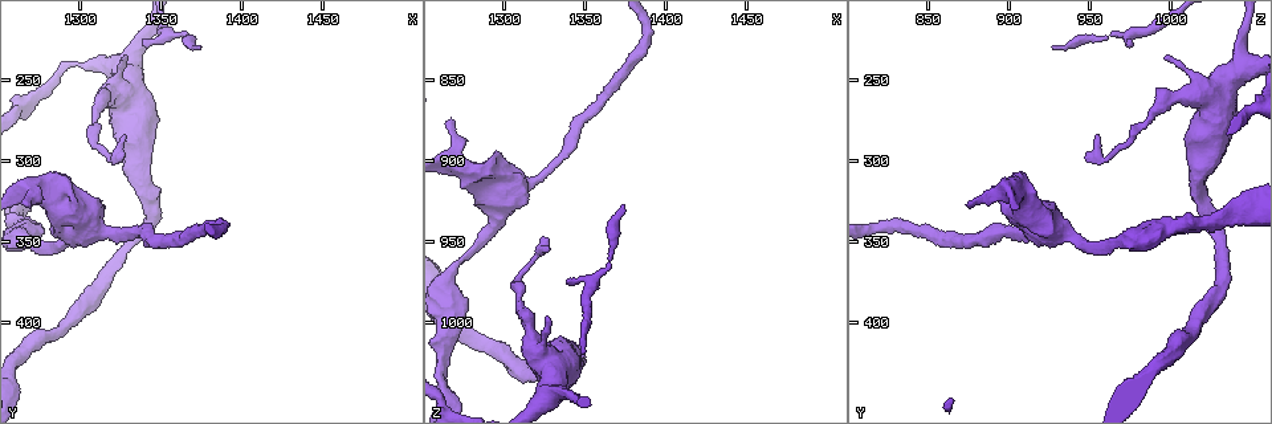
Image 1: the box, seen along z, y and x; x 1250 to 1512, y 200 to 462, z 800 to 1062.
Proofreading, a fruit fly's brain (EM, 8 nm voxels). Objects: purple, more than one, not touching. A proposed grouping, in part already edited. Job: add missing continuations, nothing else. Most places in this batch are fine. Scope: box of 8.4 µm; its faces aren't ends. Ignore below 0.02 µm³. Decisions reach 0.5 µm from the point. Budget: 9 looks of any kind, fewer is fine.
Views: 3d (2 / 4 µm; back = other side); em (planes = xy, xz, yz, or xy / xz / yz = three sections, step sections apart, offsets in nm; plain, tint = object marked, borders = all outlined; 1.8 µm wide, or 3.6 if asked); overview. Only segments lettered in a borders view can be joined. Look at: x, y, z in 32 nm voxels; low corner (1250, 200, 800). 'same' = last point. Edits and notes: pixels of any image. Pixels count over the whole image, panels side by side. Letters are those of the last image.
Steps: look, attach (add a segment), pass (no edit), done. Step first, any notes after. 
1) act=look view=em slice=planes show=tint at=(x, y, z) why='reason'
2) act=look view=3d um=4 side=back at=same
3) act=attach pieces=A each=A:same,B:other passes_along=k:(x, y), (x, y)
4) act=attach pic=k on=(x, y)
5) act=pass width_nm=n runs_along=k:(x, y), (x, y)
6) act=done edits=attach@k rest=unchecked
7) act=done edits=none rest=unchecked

act=look view=3d um=2 at=(1340, 228, 972) why='thin end'

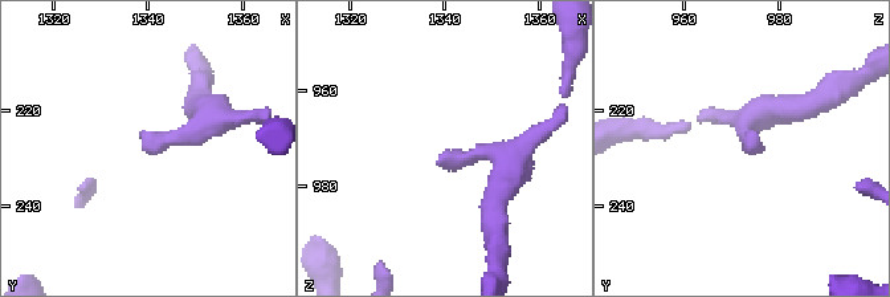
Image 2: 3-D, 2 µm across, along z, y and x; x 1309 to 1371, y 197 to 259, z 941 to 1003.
act=look view=em slice=planes show=borders at=(1339, 228, 973) why='now the EM'

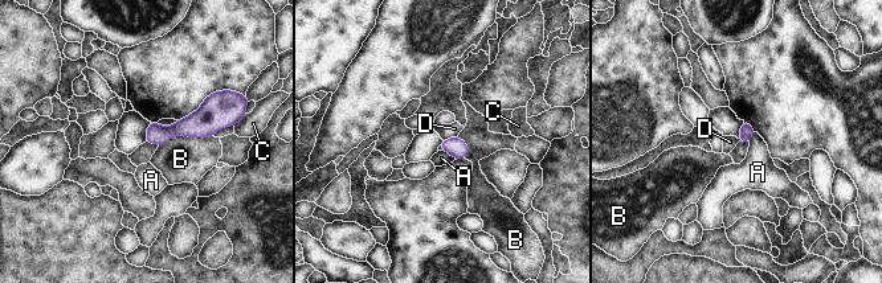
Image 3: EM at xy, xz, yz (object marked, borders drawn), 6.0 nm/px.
act=pass each=A:other,B:other,C:other,D:other runs_along=3:(223, 121), (205, 121), (148, 138) found='none of them fits'

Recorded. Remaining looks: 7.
act=look view=3d um=4 at=(1270, 324, 1042) why='an open end'

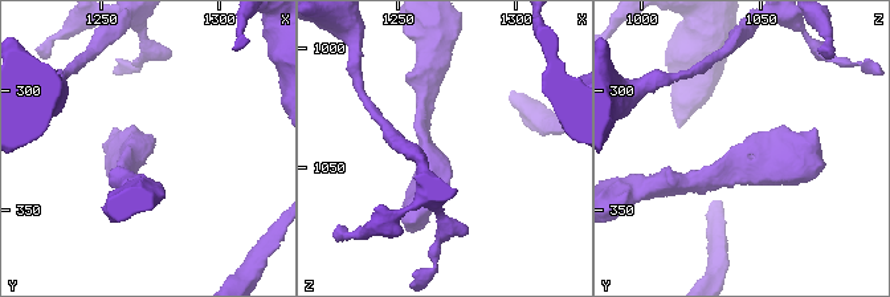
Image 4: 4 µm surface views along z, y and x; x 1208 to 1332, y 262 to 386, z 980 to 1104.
act=look view=em slice=planes show=borders at=(1270, 324, 1043)

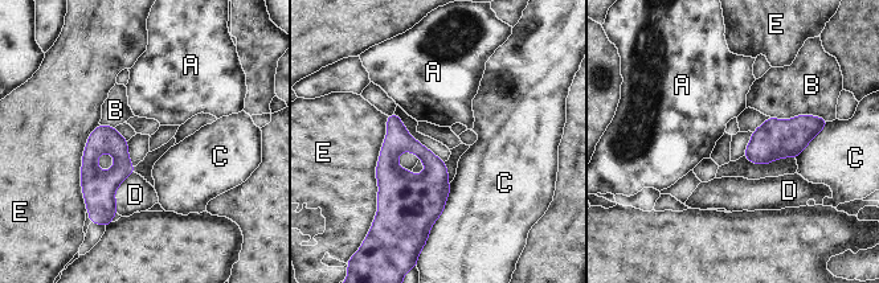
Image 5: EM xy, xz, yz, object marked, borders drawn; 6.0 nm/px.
act=pass longest_contact=E:600nm each=A:other,B:other,C:other,D:other,E:other found='no lettered segment goes on from it'

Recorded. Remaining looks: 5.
act=look view=em slice=xy step=16 show=borders at=(1328, 282, 954) why='tapers out'

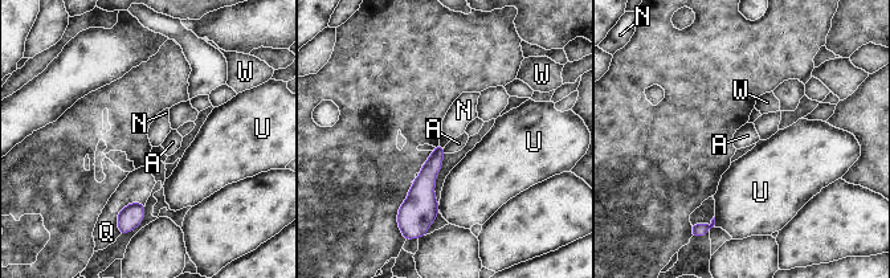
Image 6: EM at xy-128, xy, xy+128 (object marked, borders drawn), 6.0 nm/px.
act=pass width_nm=90 each=A:other,N:other,Q:other,U:other,W:other found='none of them fits'

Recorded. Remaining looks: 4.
act=look view=3d um=4 at=(1376, 226, 926) why='free end'

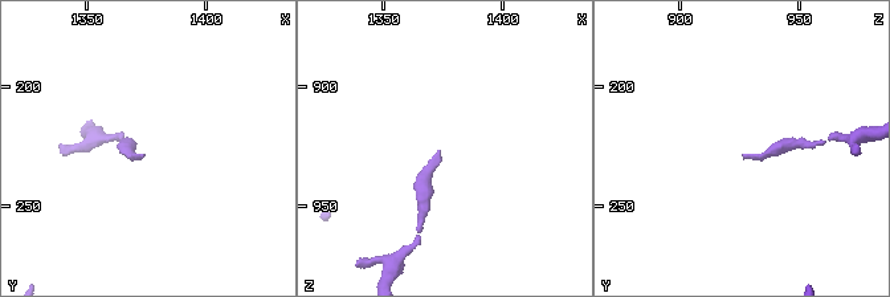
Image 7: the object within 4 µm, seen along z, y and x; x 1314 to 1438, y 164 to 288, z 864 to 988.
act=look view=em slice=xz step=16 show=tint at=(1374, 228, 926)

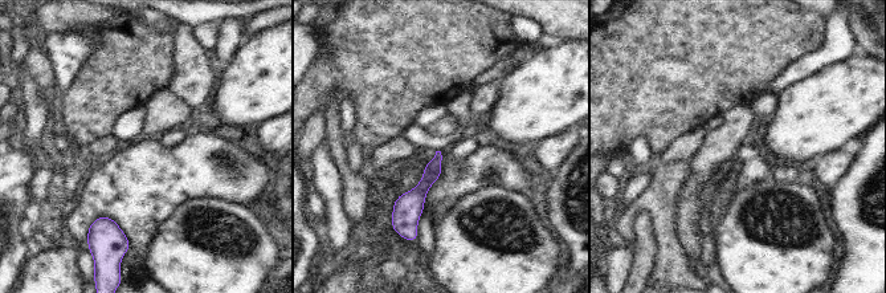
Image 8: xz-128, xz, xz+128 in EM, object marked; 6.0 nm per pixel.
act=look view=em slice=planes show=borders at=same why='cut it another way'

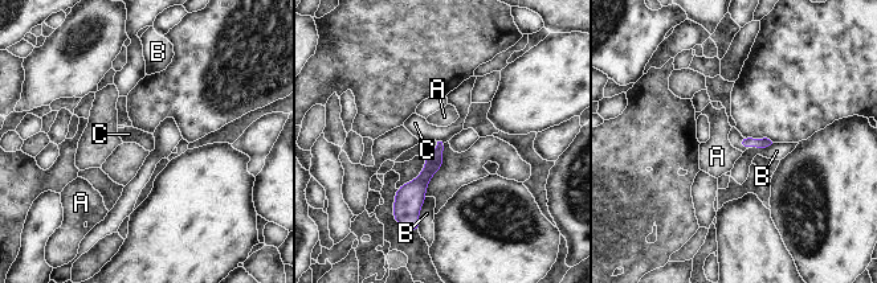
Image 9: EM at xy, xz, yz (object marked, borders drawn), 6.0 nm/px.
act=attach pieces=C each=A:other,B:other,C:same passes_along=9:(754, 143), (745, 146), (735, 138) found='it goes on there'

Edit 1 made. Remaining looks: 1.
act=done edits=attach@9 rest=unchecked

